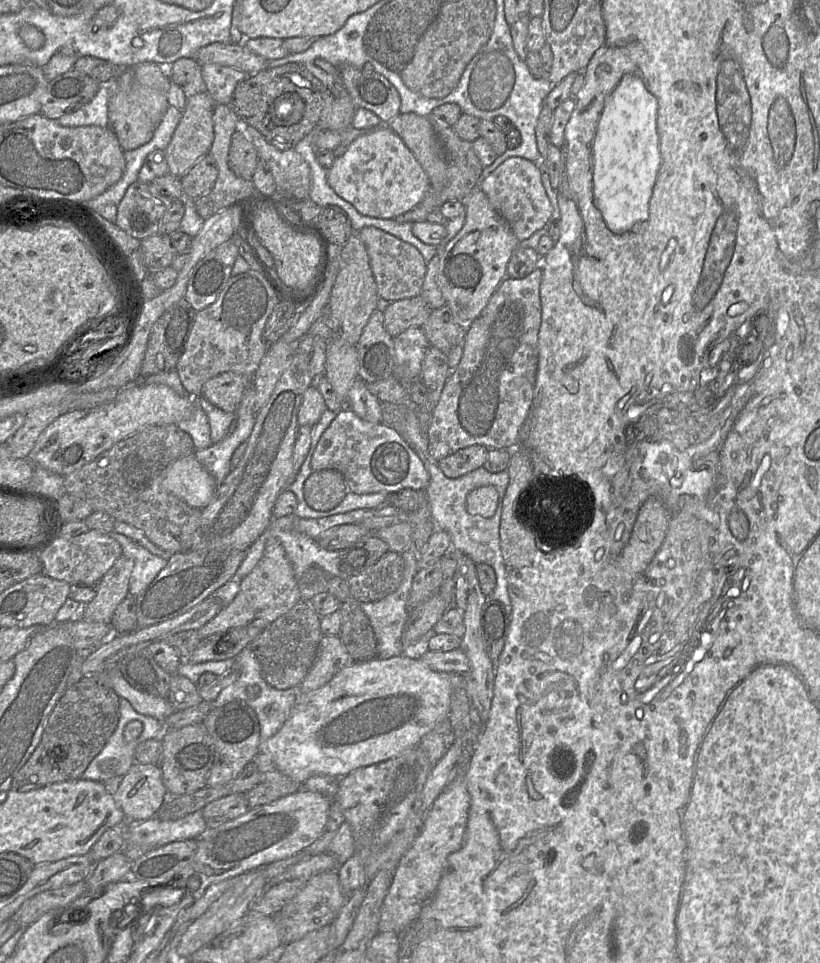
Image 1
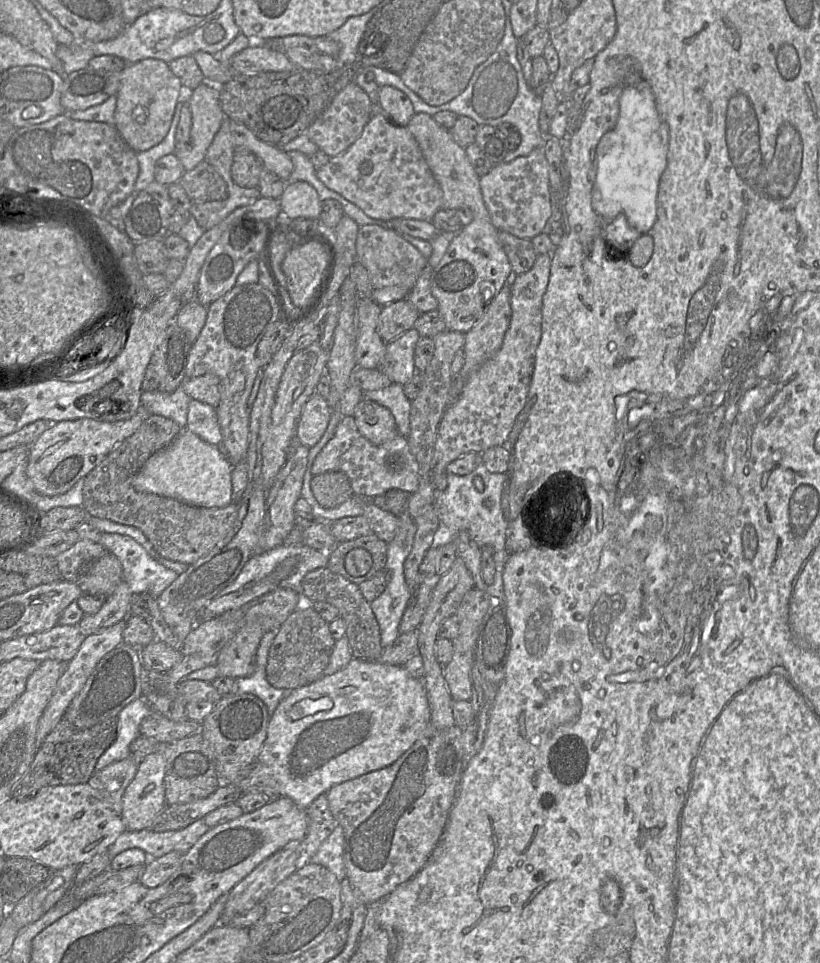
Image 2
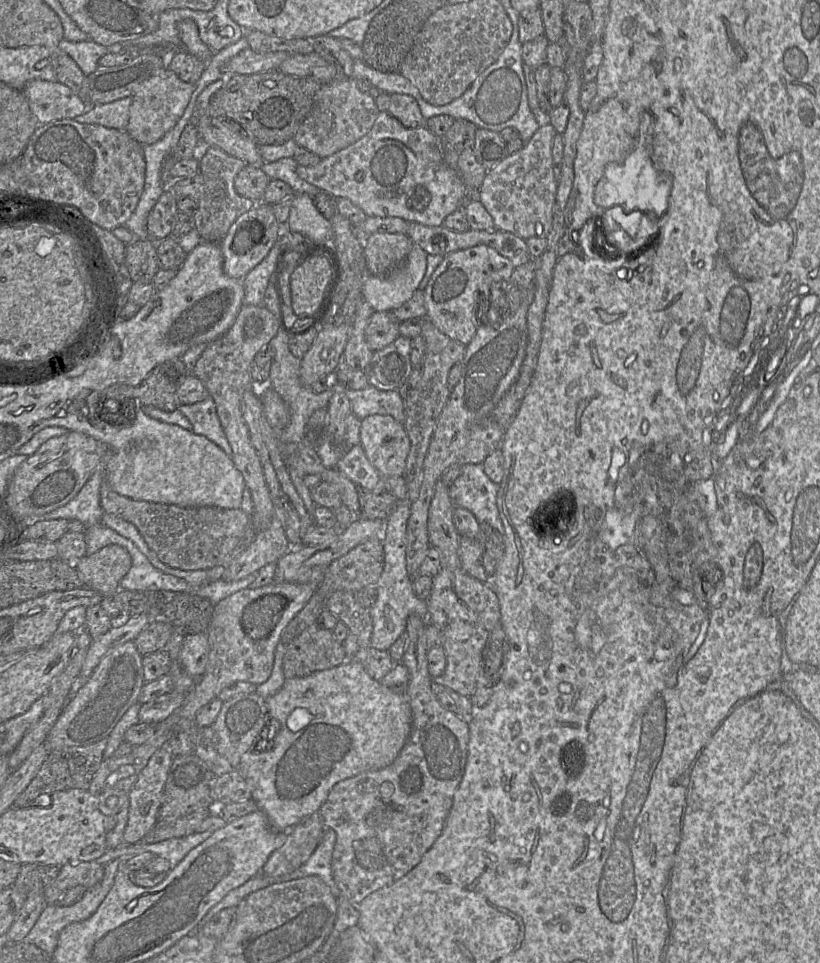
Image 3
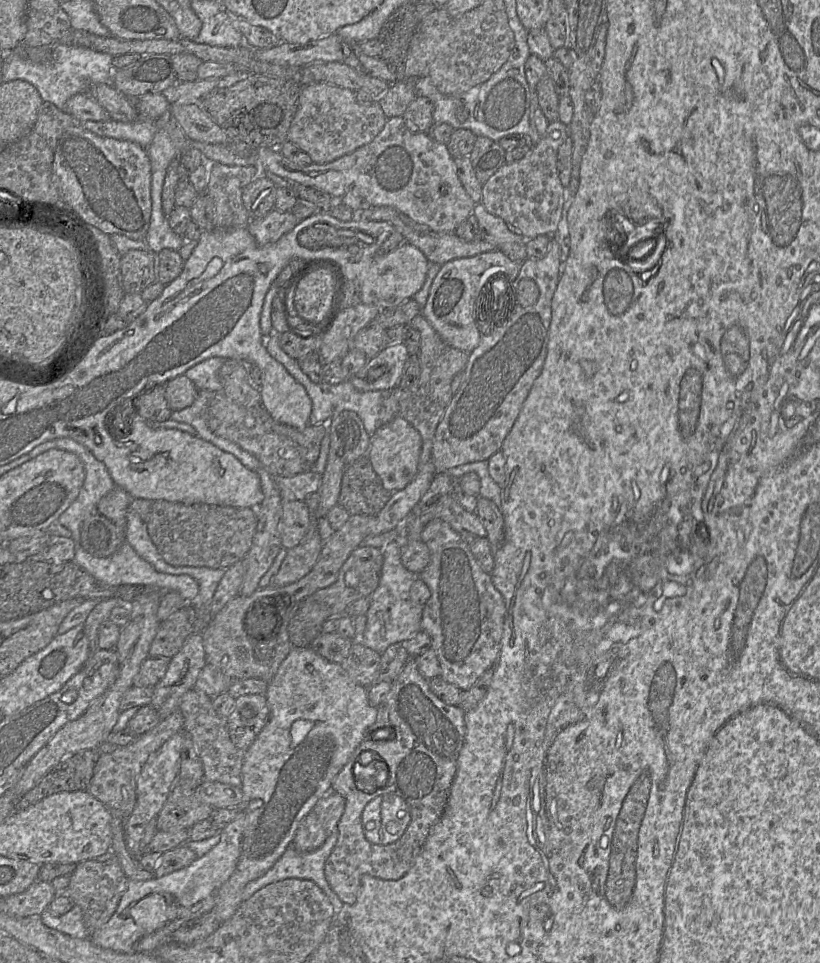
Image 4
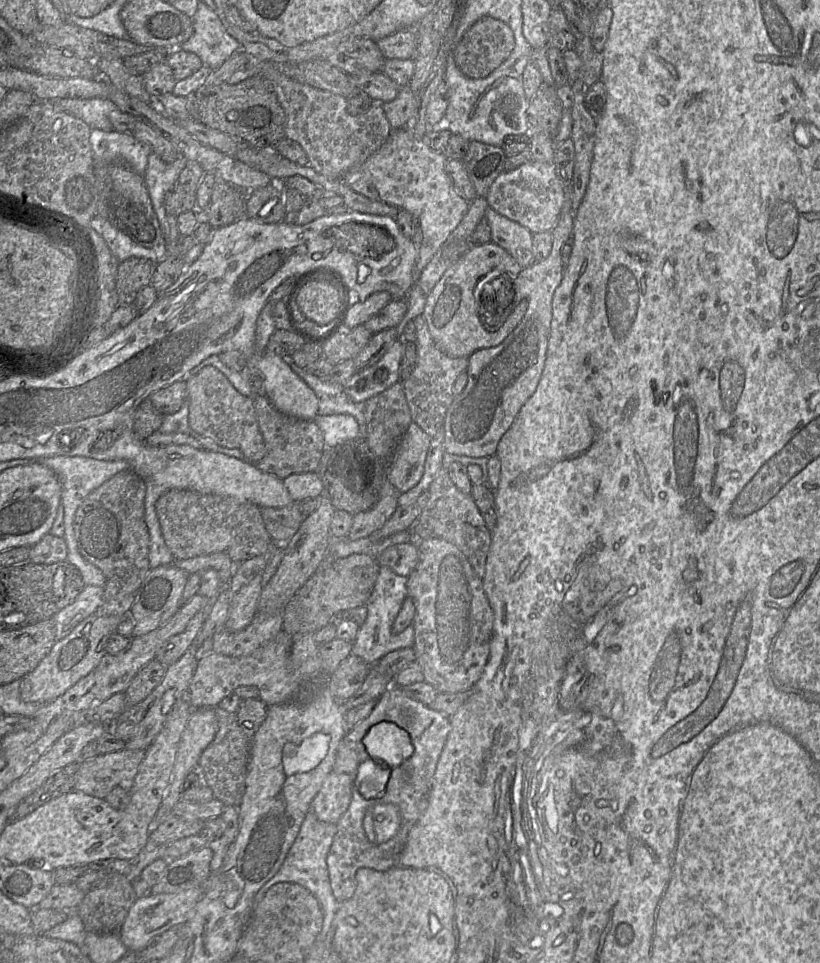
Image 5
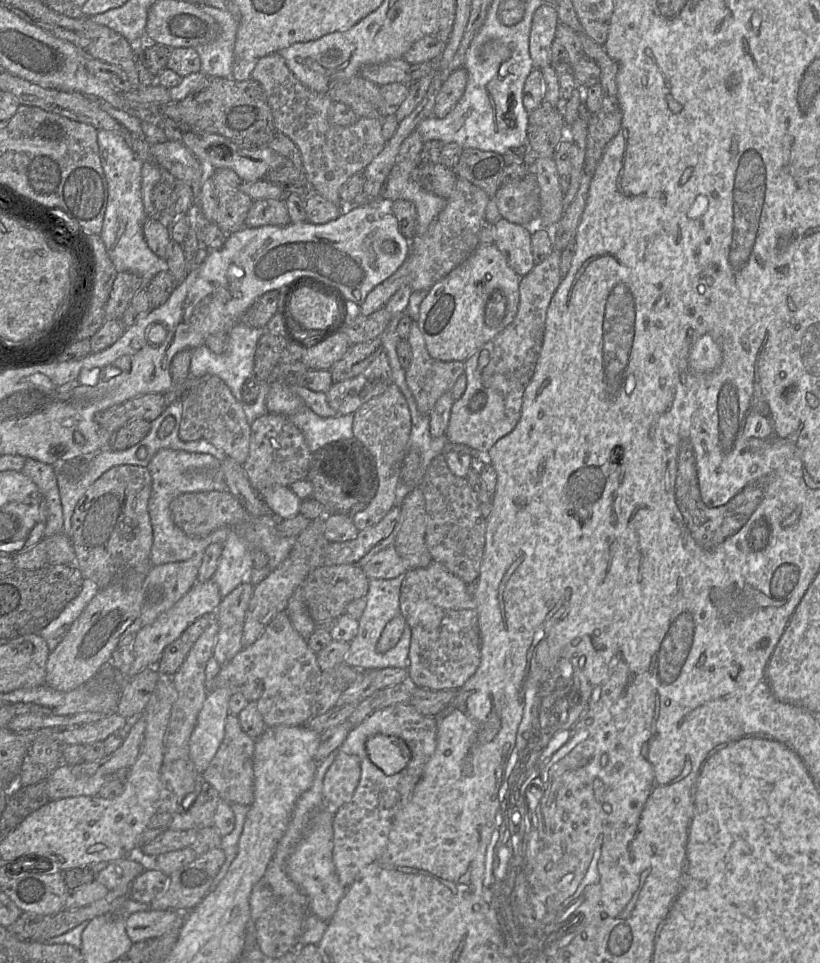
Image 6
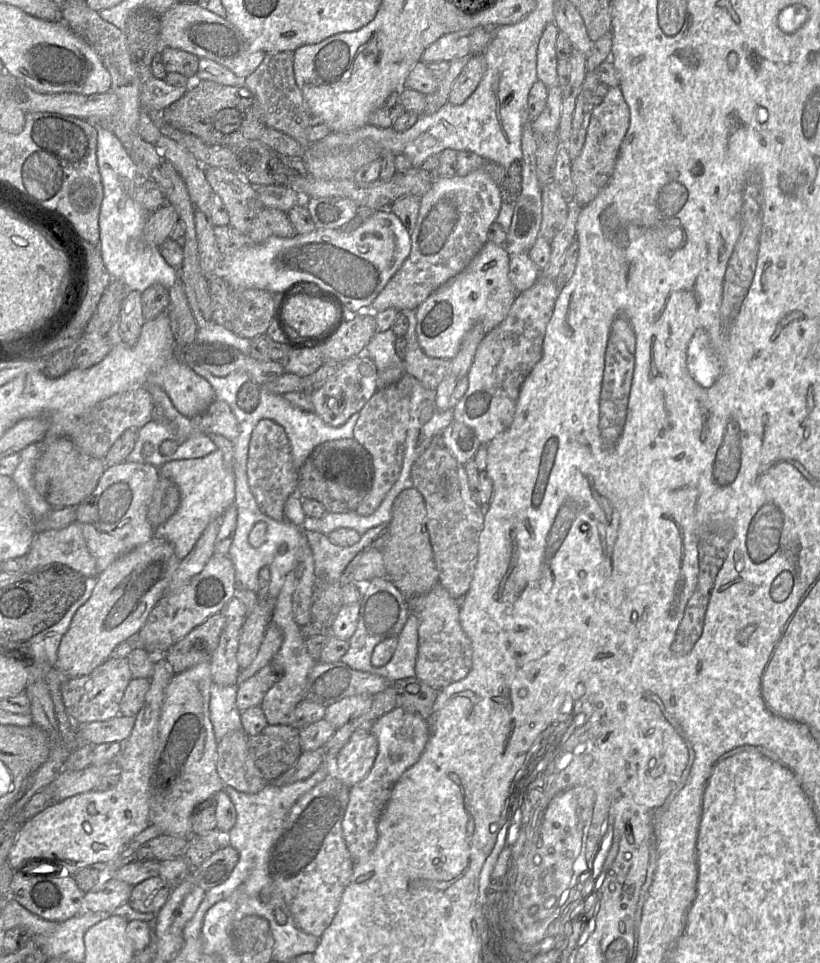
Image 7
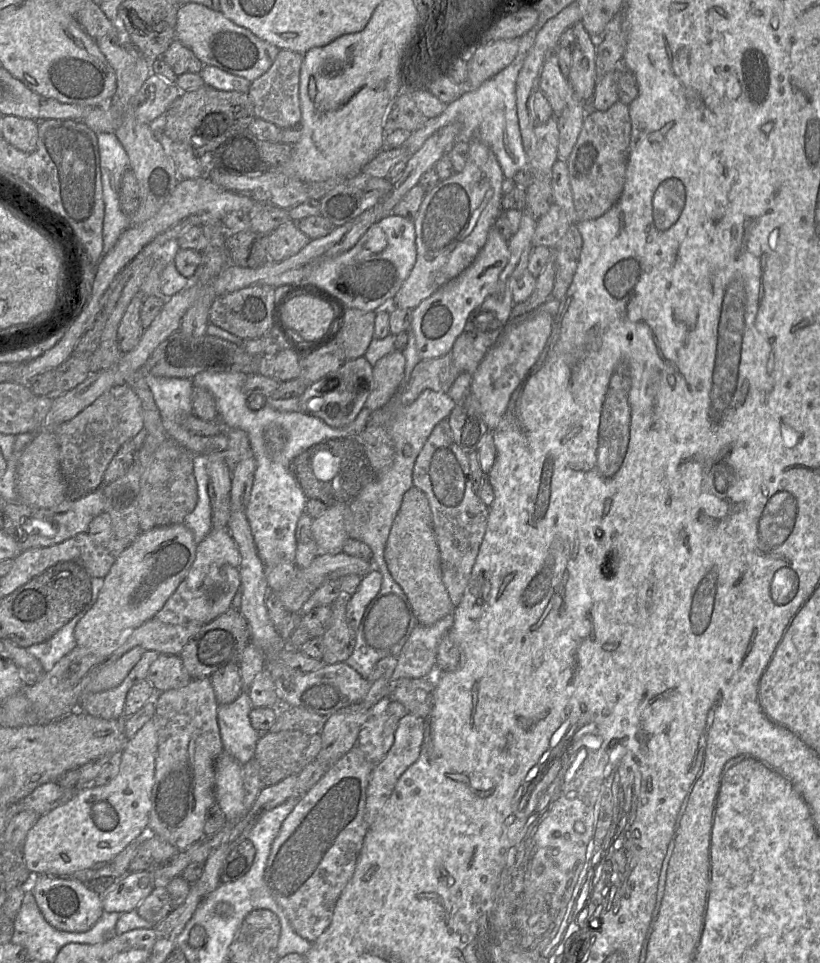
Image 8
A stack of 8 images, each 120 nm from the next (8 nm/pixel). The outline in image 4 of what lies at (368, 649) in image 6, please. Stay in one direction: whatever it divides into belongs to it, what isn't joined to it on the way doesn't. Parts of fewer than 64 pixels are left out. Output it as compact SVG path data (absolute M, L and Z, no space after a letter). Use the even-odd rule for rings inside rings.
M394 541L383 549L384 562L378 588L370 596L371 602L366 613L367 624L363 635L357 639L366 647L380 653L396 643L409 640L421 631L423 607L416 605L410 595L418 576L407 570L401 561L403 543Z

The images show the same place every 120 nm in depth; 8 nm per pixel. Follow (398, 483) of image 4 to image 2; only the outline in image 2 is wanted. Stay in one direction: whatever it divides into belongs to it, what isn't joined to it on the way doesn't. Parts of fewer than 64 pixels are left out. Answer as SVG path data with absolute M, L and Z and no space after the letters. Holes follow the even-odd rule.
M366 398L356 405L353 417L360 434L375 445L389 442L399 434L390 410Z

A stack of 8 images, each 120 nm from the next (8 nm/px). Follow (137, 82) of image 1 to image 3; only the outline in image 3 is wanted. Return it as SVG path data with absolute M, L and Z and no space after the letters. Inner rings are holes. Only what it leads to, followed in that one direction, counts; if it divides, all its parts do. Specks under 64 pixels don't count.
M170 69L145 80L137 92L132 96L132 104L129 110L129 120L126 132L143 146L153 144L170 131L183 115L195 84L182 81L177 74Z

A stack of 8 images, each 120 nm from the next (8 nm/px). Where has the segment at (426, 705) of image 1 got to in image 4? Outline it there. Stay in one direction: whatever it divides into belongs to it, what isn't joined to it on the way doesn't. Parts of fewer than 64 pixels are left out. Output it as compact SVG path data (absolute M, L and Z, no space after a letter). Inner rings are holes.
M309 646L299 648L292 647L288 656L280 665L276 675L268 682L265 697L269 705L270 718L265 727L255 738L253 743L246 750L242 764L241 789L243 791L243 798L241 801L241 810L244 816L246 817L246 827L243 832L241 855L234 873L219 889L215 906L212 909L212 912L214 912L220 918L222 923L230 919L239 907L239 905L243 902L242 892L247 883L265 874L285 853L285 851L291 844L302 820L308 815L310 811L312 811L316 803L324 795L326 795L332 790L332 782L335 780L336 776L342 770L342 768L347 764L356 748L366 738L368 730L375 723L378 714L378 708L372 706L369 703L367 687L356 684L350 678L349 674L347 673L342 664L328 661L327 659L316 653Z

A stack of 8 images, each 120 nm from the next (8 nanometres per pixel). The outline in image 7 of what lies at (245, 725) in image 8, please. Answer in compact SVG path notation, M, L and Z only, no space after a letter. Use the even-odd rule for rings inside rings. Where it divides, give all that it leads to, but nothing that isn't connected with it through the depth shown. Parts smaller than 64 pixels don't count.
M212 682L210 685L210 720L216 741L230 731L243 730L241 711L237 708L238 686L222 686Z

